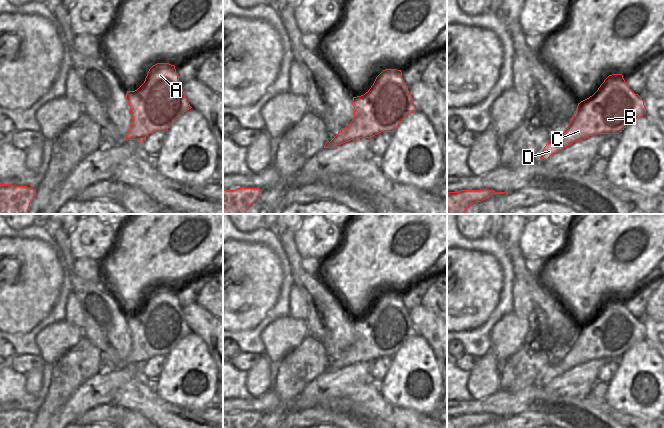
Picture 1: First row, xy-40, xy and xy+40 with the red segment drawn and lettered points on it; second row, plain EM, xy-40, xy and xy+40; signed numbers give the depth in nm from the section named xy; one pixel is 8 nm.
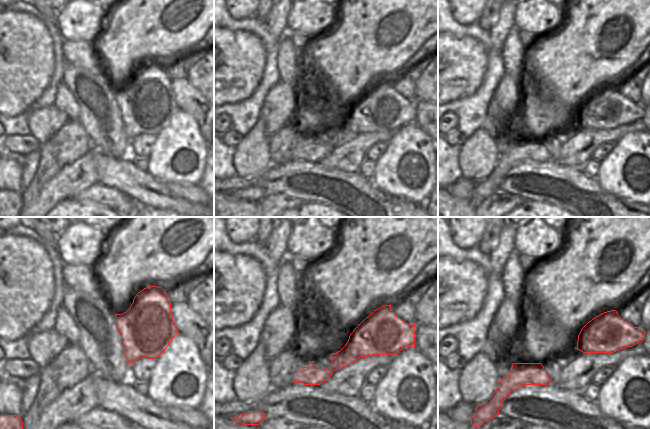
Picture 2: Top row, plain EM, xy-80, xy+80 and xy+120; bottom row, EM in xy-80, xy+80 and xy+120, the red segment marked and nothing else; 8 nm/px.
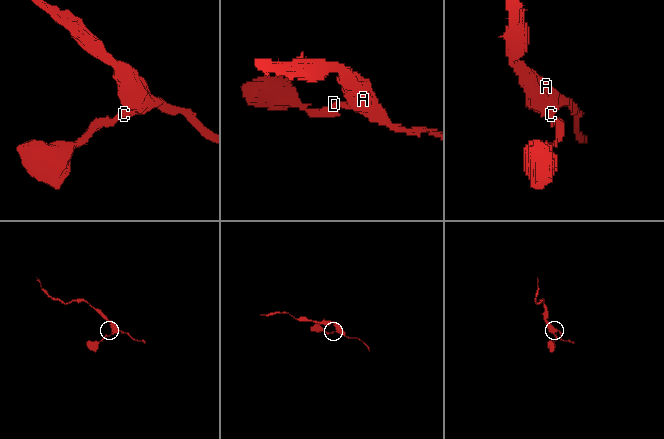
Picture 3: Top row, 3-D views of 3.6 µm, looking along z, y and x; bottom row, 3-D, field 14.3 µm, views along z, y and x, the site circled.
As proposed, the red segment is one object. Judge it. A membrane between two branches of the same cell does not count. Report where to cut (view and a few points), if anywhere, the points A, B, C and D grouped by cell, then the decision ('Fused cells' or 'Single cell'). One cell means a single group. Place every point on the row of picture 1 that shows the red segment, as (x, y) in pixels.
No split. Groups: A B C D. Single cell.

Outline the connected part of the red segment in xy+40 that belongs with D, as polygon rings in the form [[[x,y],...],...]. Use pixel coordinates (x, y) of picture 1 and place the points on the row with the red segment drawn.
[[[609,75],[592,96],[578,103],[574,117],[568,124],[566,131],[557,140],[548,141],[540,155],[540,159],[543,161],[547,160],[564,147],[589,136],[619,134],[633,120],[645,114],[646,107],[644,101],[628,87],[623,75]]]

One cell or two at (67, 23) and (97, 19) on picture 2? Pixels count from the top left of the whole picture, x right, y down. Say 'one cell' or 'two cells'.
one cell

